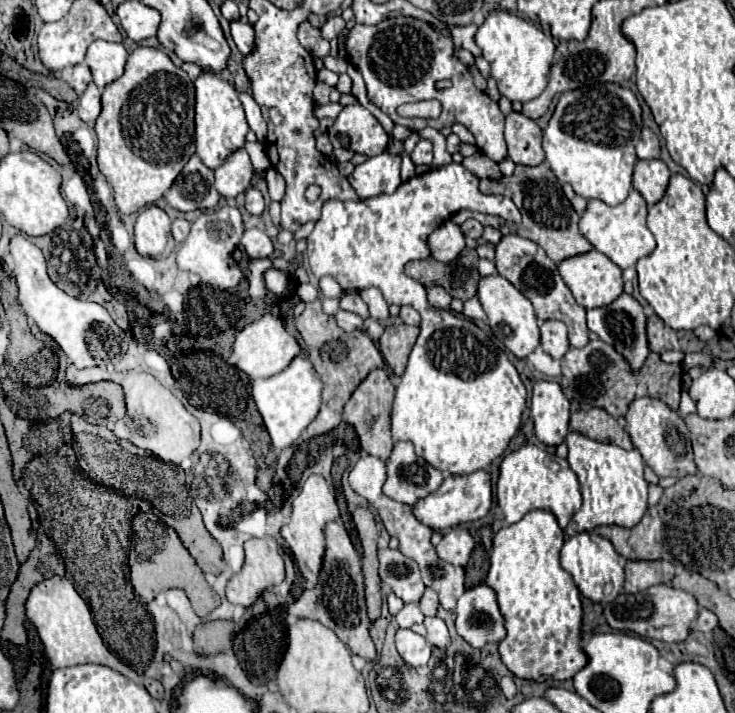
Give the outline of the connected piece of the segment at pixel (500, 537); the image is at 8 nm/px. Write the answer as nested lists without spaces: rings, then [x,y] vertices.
[[[530,510],[520,522],[500,528],[494,536],[486,584],[496,590],[500,612],[506,618],[508,634],[500,642],[502,662],[518,678],[566,680],[586,664],[580,648],[580,592],[558,562],[562,544],[564,532],[548,510]]]

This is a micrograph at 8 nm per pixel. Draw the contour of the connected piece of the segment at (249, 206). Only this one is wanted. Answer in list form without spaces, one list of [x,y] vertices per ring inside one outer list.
[[[248,186],[248,190],[244,194],[246,194],[246,204],[244,204],[246,210],[250,214],[262,214],[262,210],[264,210],[264,198],[262,198],[260,190],[254,188],[254,186]]]

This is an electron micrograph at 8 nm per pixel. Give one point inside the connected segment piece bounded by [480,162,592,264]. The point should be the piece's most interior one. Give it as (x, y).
(548, 219)

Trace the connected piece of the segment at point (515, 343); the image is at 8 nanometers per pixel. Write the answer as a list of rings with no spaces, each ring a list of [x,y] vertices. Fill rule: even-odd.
[[[492,274],[492,276],[484,276],[478,284],[478,300],[482,302],[482,308],[488,316],[488,324],[494,332],[494,336],[518,358],[528,356],[538,344],[540,344],[540,332],[538,332],[538,320],[532,308],[532,302],[520,292],[516,290],[506,278],[502,278],[500,274]]]

